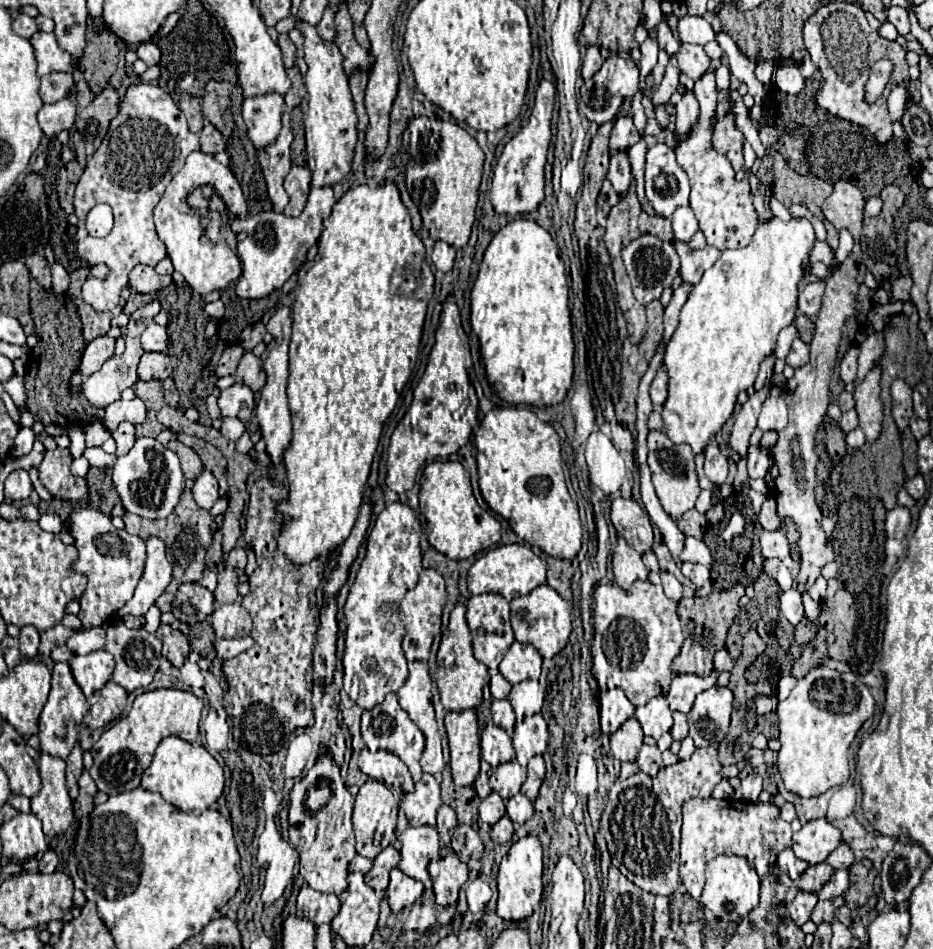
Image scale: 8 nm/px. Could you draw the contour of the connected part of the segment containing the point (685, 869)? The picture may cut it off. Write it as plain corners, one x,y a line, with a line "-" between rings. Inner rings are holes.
691,798
683,802
683,828
681,828
681,864
679,876
687,894
695,900
705,886
707,856
721,852
727,855
747,856
757,868
759,876
775,864
777,852
791,846
791,826
781,820
779,808
773,802
741,804
739,800
715,800
715,798

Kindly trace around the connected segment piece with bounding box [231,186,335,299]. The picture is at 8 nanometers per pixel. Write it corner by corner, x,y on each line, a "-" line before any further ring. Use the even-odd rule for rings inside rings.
321,186
321,188
311,188
307,204
297,218
289,218
279,212
261,212
249,218
233,218
231,220
231,230
235,234
245,232
245,238
239,240
237,252
243,264
243,274
237,282
237,286
243,286
243,292
249,292
249,299
261,299
273,290
279,290
285,280
299,268
303,262
307,250
311,248
313,240
319,240
321,230
323,230
323,220
329,216
331,208
335,204
333,198
333,188
331,186

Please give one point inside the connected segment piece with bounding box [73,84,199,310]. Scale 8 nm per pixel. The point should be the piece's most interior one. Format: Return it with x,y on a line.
148,142

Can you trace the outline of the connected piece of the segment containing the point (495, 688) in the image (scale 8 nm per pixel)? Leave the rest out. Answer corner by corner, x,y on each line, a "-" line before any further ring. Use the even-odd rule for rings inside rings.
499,672
491,676
489,686
491,686
491,696
493,698
507,698
509,692
511,692
511,684

